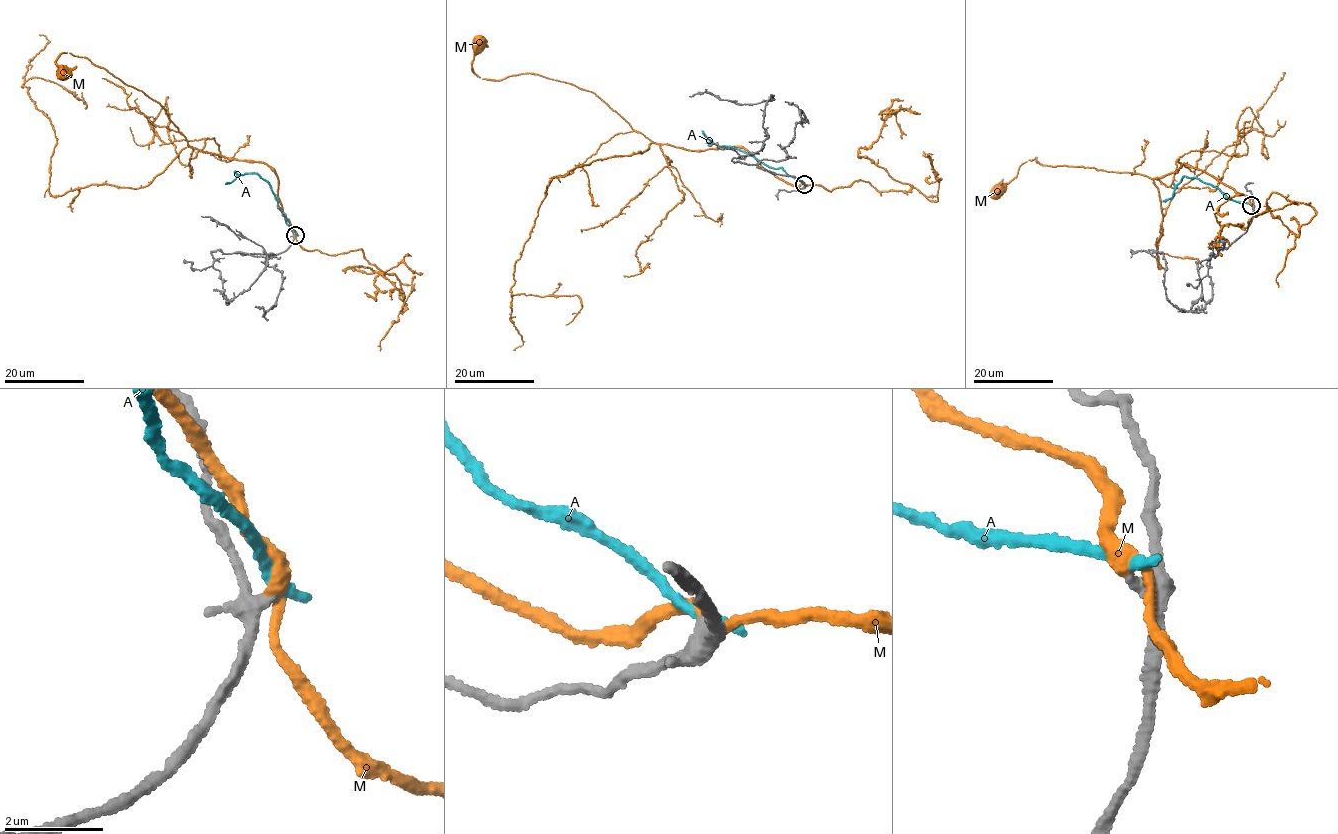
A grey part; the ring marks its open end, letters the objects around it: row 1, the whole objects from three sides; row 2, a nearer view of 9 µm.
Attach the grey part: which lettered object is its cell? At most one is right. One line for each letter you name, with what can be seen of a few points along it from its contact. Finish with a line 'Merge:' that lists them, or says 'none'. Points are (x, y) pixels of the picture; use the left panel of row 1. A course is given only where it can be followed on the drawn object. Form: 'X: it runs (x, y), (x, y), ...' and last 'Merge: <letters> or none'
M: it runs (295, 236), (270, 167), (190, 148), (159, 103), (86, 58), (63, 52), (56, 61), (60, 73), (64, 73)
Merge: M

